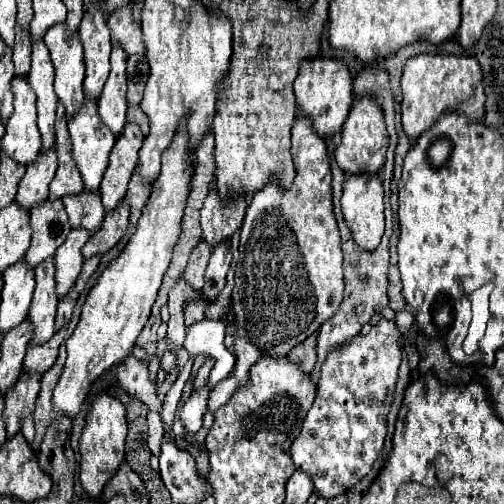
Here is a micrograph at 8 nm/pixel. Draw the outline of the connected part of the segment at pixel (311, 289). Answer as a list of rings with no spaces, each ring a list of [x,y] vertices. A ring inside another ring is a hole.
[[[298,114],[292,128],[292,158],[296,162],[296,178],[288,188],[278,186],[272,178],[260,188],[246,210],[242,230],[240,230],[240,258],[236,264],[236,284],[232,290],[232,310],[238,320],[236,332],[236,370],[232,376],[224,378],[216,390],[212,390],[208,398],[208,410],[214,412],[224,402],[228,402],[238,388],[248,378],[250,366],[262,356],[286,356],[296,344],[306,340],[312,332],[316,332],[340,306],[344,294],[344,280],[342,280],[342,240],[340,230],[334,216],[332,206],[332,172],[330,172],[330,158],[326,150],[324,138],[312,130],[312,122]]]

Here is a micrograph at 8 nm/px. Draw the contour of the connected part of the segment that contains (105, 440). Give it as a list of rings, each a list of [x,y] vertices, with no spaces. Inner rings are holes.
[[[100,392],[92,408],[86,416],[86,424],[80,436],[80,482],[90,498],[98,498],[106,486],[106,482],[112,478],[112,470],[116,470],[124,458],[124,442],[126,442],[126,410],[122,402],[106,392]]]

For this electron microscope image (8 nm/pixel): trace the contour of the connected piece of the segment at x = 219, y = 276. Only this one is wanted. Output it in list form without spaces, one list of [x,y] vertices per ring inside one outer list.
[[[230,240],[228,242],[222,242],[220,246],[216,246],[216,250],[212,250],[212,256],[210,256],[210,262],[208,262],[208,268],[206,268],[206,274],[204,274],[204,294],[208,298],[218,298],[218,294],[222,292],[224,284],[226,284],[226,272],[228,272],[228,266],[230,266],[230,260],[232,260],[232,254],[230,254]]]

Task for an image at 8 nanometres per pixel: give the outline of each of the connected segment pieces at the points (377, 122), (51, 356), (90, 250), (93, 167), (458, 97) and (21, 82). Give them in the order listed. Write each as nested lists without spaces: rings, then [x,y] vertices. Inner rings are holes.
[[[356,96],[352,104],[354,106],[350,108],[350,114],[342,126],[342,142],[334,152],[336,162],[348,174],[356,174],[356,172],[364,172],[364,170],[378,172],[380,166],[384,164],[386,148],[388,148],[388,132],[386,132],[386,124],[384,124],[384,112],[372,96]]]
[[[58,330],[44,346],[34,346],[34,342],[28,344],[26,358],[24,358],[24,370],[28,372],[46,372],[58,358],[58,348],[66,336],[66,330]]]
[[[124,200],[120,202],[120,206],[116,206],[116,210],[112,210],[112,214],[104,216],[100,230],[92,234],[90,240],[84,244],[82,256],[90,258],[94,254],[108,252],[124,236],[128,228],[128,212],[130,212],[130,204]]]
[[[82,102],[80,110],[68,120],[68,130],[74,146],[72,156],[84,178],[84,188],[98,190],[116,136],[100,122],[96,102]]]
[[[468,52],[464,54],[418,54],[416,58],[410,58],[404,66],[402,74],[402,126],[404,132],[412,142],[430,128],[430,122],[434,122],[442,112],[446,110],[460,110],[466,114],[468,120],[480,120],[484,118],[484,84],[482,84],[482,70],[476,58]]]
[[[26,76],[12,80],[14,92],[14,112],[6,122],[6,134],[2,138],[2,152],[20,164],[30,164],[40,152],[40,130],[36,126],[36,94],[28,86]]]

